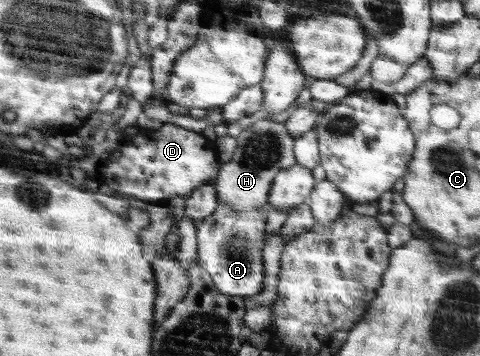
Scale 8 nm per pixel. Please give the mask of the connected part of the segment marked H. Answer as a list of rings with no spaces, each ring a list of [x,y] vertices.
[[[261,119],[242,129],[237,137],[237,149],[232,158],[220,167],[214,184],[217,202],[234,210],[253,210],[267,204],[276,176],[296,163],[294,146],[295,139],[287,131],[286,123]]]

